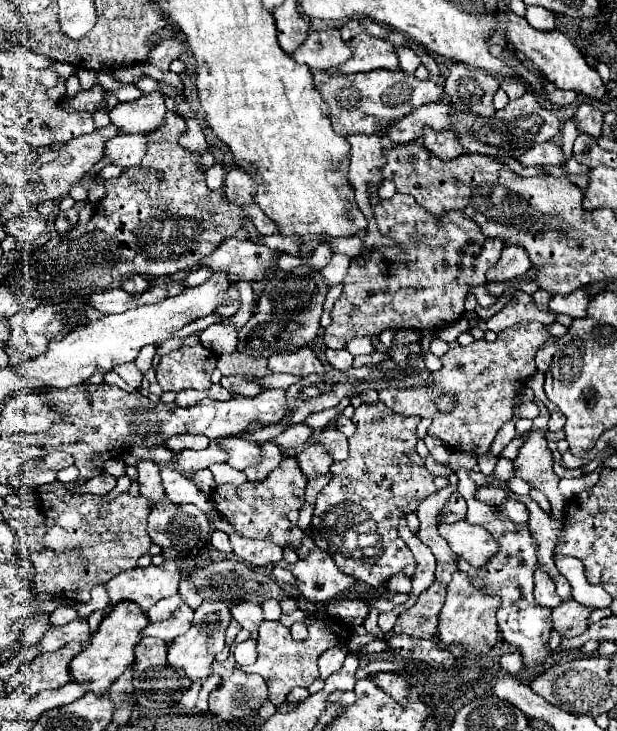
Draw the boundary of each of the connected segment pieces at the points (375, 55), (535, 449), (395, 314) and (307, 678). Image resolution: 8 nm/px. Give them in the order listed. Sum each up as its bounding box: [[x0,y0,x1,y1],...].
[[337,33,399,75],[513,431,567,519],[323,193,503,349],[241,617,351,705]]

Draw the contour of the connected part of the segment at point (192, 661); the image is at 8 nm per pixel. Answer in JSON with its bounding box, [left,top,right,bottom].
[167,601,231,681]

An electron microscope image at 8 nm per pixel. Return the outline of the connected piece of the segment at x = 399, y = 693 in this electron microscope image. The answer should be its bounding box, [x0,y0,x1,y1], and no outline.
[375,673,407,705]

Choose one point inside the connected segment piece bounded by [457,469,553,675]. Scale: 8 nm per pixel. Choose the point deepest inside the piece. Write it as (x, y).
(509, 574)

